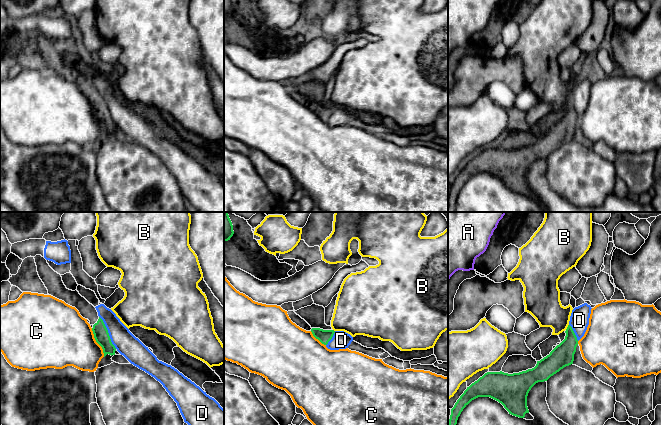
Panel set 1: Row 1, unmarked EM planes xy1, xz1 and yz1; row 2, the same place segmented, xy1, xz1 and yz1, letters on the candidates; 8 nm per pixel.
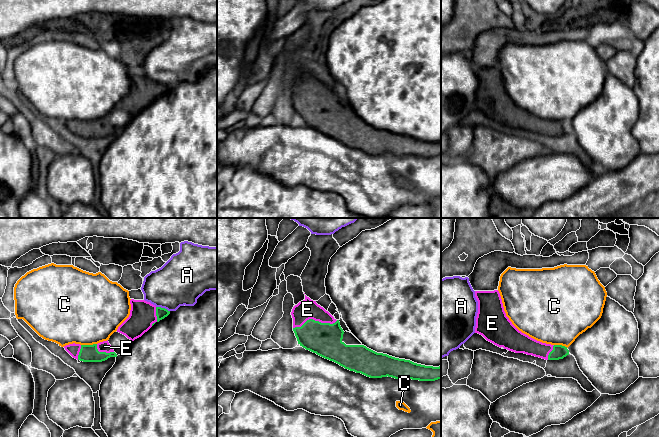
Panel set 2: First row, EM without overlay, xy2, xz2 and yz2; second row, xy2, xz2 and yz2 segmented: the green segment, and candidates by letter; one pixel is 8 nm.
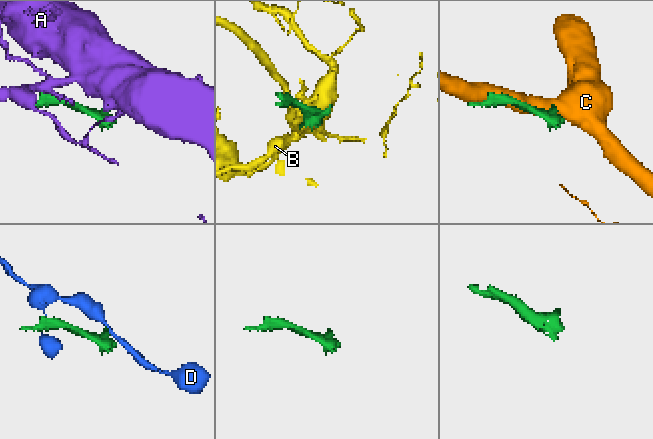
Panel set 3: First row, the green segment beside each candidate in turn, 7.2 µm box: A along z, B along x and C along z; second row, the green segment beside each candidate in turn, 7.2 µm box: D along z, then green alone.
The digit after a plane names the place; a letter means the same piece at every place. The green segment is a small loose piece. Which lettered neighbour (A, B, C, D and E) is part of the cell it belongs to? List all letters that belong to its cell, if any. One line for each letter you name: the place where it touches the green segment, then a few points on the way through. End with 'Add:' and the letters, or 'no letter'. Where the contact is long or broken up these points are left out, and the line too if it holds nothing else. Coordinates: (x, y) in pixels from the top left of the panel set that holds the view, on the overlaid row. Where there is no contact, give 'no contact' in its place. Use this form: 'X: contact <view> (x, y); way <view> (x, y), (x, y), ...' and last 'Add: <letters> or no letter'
E: contact xz2 (315, 321)
Add: E

